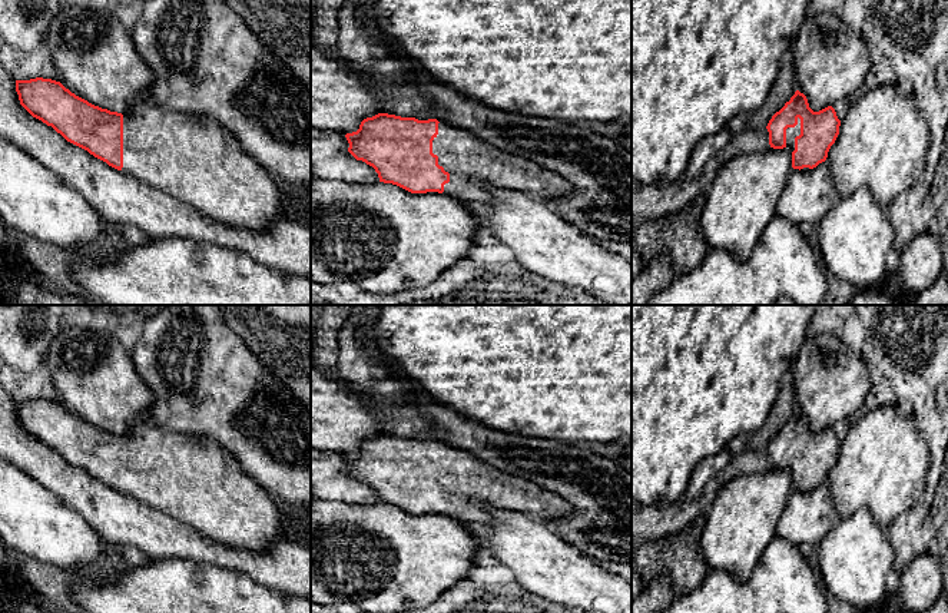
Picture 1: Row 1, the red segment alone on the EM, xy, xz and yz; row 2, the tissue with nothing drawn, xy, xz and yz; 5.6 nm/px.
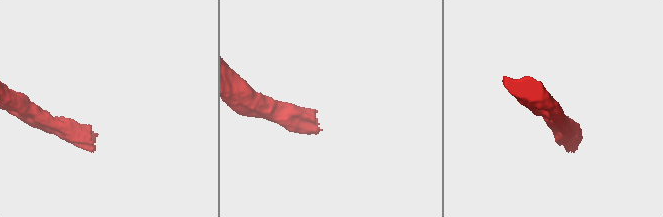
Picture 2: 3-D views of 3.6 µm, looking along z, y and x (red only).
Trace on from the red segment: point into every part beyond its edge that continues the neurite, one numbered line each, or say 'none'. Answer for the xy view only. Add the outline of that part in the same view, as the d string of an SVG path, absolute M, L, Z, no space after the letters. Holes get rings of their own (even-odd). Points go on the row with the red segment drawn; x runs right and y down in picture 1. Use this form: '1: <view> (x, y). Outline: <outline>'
1: xy (192, 158). Outline: M136 99L132 110L123 115L123 172L139 182L163 190L193 206L203 215L229 226L253 231L269 228L284 215L281 193L274 175L263 169L215 119L199 115L170 112L149 100Z

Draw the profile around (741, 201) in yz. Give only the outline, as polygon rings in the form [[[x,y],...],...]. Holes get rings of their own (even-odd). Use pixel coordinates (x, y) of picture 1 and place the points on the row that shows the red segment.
[[[788,148],[730,158],[706,189],[700,212],[709,248],[725,249],[746,262],[776,215],[790,170],[792,150]]]

